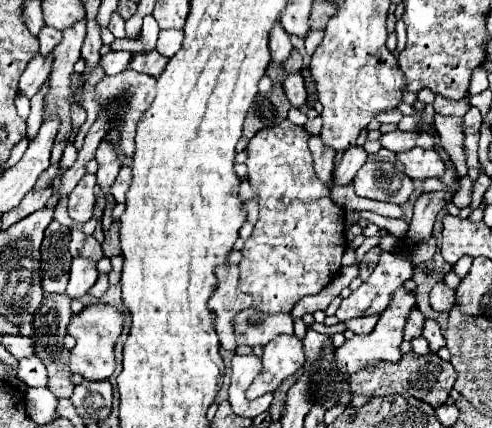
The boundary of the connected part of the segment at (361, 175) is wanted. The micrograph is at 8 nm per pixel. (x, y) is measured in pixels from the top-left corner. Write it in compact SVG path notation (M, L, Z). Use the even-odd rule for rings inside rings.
M380 148L376 154L370 154L358 170L354 190L362 198L404 204L410 198L414 184L406 172L402 172L402 164L398 164L396 154Z

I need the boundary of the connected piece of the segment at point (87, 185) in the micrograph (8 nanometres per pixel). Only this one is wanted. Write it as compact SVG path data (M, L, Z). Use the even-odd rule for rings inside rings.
M86 174L68 196L68 214L78 226L84 224L94 212L94 204L96 204L94 186L96 186L96 176Z

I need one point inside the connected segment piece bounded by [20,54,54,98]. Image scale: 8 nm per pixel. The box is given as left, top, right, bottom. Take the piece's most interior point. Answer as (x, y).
(39, 68)

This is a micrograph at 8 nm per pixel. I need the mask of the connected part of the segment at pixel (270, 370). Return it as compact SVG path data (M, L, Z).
M296 334L276 336L270 344L264 346L262 362L264 362L264 368L262 368L260 376L246 390L246 396L250 400L266 394L266 392L274 392L286 376L290 376L298 368L302 368L304 344Z

